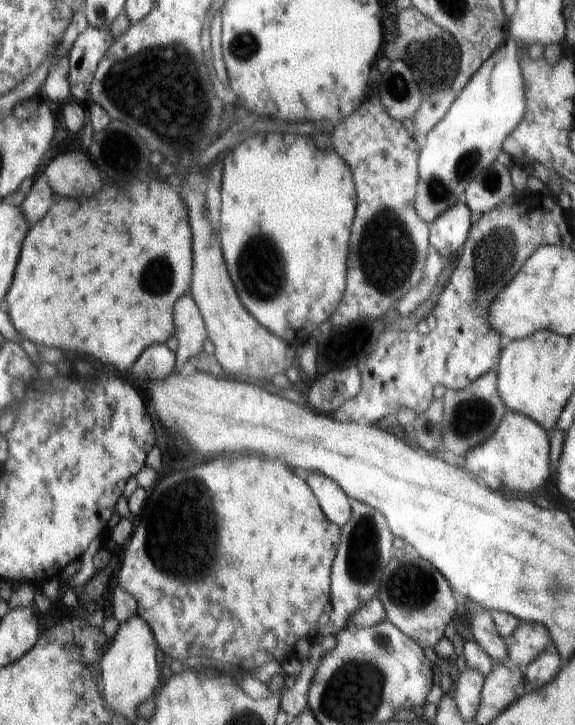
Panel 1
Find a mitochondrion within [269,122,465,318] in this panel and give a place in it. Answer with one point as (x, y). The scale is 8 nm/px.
(387, 254)

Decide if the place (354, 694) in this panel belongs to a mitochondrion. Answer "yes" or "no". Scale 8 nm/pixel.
yes

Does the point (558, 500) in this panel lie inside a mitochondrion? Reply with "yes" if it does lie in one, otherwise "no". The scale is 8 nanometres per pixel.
no

